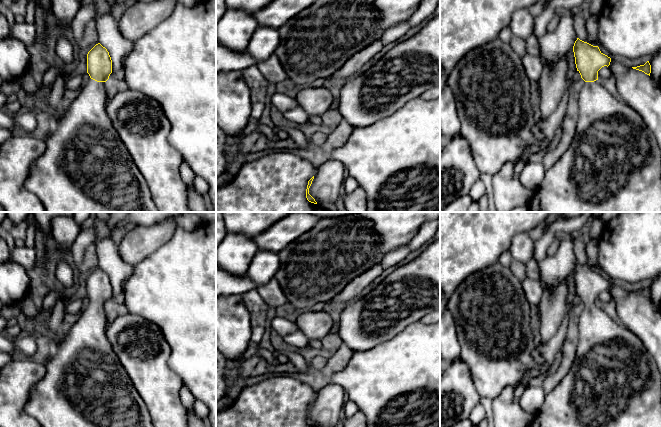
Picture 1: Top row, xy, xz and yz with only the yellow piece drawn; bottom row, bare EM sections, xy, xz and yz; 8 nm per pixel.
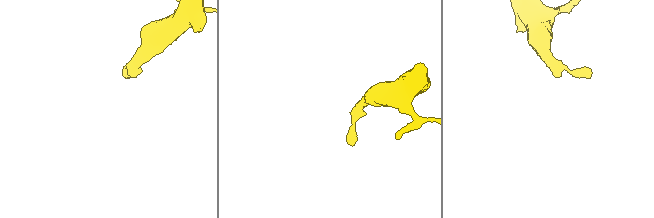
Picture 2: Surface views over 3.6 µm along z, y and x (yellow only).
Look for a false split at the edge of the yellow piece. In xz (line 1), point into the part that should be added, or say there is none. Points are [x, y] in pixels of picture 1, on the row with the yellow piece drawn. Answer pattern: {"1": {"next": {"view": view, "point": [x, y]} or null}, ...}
{"1": {"next": null}}

